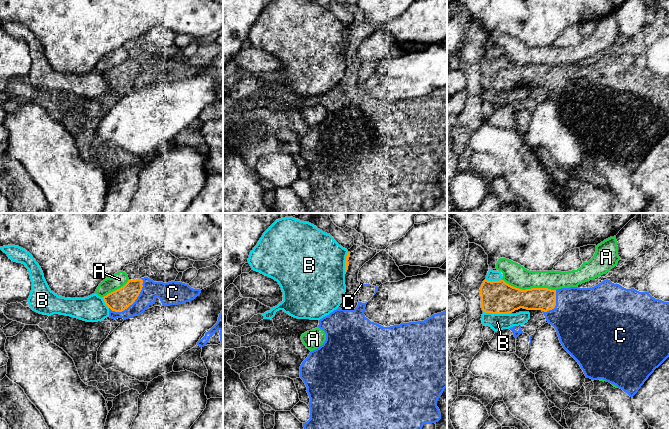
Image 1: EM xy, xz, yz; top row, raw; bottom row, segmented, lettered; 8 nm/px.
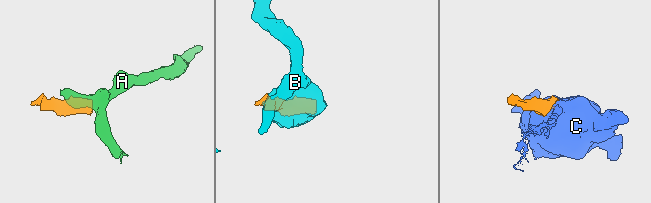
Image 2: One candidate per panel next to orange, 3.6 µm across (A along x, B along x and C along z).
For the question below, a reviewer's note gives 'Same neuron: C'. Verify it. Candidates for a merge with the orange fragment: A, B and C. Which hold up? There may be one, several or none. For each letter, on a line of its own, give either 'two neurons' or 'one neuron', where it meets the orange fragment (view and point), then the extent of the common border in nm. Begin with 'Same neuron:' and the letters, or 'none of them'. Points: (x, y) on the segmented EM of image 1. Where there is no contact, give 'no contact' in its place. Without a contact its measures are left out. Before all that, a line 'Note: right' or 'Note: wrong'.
Note: right
Same neuron: C
A: two neurons | yz (529, 289) | 440 nm
B: two neurons | yz (496, 313) | 220 nm
C: one neuron | xy (134, 301) | 360 nm

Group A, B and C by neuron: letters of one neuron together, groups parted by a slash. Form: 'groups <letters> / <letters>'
groups A / B / C

